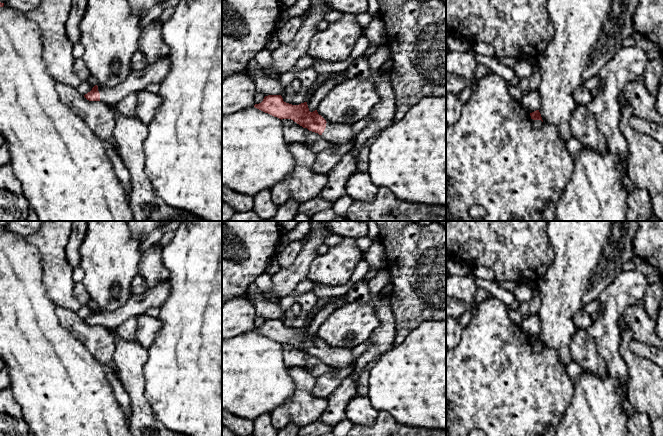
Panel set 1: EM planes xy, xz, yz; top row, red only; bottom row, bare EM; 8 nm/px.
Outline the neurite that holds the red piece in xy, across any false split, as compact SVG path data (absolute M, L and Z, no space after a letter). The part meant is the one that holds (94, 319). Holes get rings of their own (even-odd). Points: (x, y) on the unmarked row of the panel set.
M166 279L144 294L132 295L123 306L113 312L95 309L84 321L89 325L101 325L112 330L130 317L145 314L152 307L162 307L169 294L170 284L168 279Z

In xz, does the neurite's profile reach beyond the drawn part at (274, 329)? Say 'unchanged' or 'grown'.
grown

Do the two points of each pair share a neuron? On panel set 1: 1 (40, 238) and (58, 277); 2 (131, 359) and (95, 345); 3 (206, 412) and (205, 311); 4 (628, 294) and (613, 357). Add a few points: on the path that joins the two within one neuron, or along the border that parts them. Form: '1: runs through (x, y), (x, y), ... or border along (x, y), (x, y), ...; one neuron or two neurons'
1: runs through (50, 248), (53, 253), (55, 267); one neuron
2: border along (109, 330), (114, 340), (113, 364), (117, 374); two neurons
3: runs through (206, 387), (206, 336); one neuron
4: runs through (612, 310), (611, 341); one neuron

